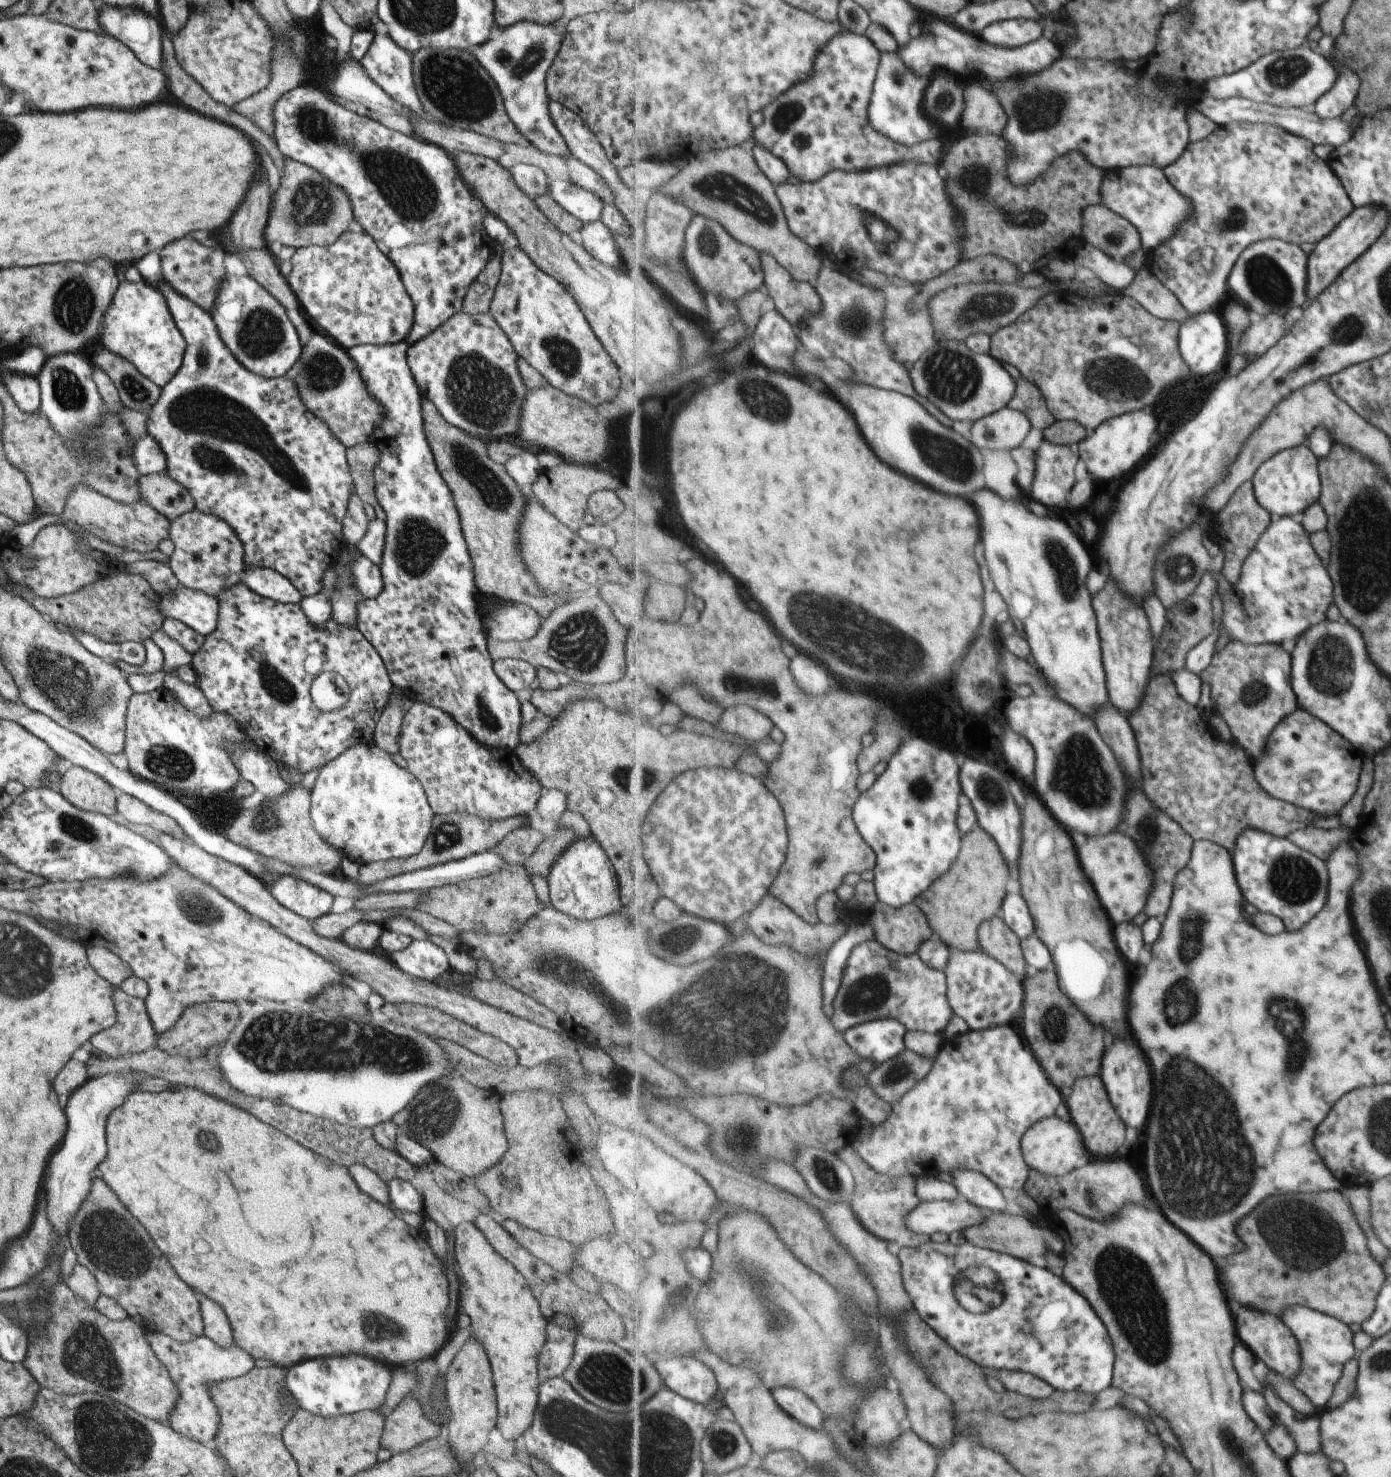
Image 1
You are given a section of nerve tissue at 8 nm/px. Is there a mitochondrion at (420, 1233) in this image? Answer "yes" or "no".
no

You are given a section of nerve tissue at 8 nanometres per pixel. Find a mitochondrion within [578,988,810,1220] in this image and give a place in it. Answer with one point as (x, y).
(734, 1135)

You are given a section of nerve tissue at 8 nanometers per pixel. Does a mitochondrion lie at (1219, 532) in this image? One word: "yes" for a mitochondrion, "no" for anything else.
yes

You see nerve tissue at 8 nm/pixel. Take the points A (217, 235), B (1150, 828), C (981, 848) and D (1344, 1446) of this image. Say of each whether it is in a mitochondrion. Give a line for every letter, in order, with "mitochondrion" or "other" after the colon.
A: other
B: mitochondrion
C: other
D: other

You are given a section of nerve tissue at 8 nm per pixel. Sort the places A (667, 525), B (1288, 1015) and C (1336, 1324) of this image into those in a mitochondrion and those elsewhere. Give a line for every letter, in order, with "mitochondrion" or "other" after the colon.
A: other
B: mitochondrion
C: other

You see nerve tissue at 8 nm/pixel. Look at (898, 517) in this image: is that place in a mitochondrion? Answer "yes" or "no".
no

